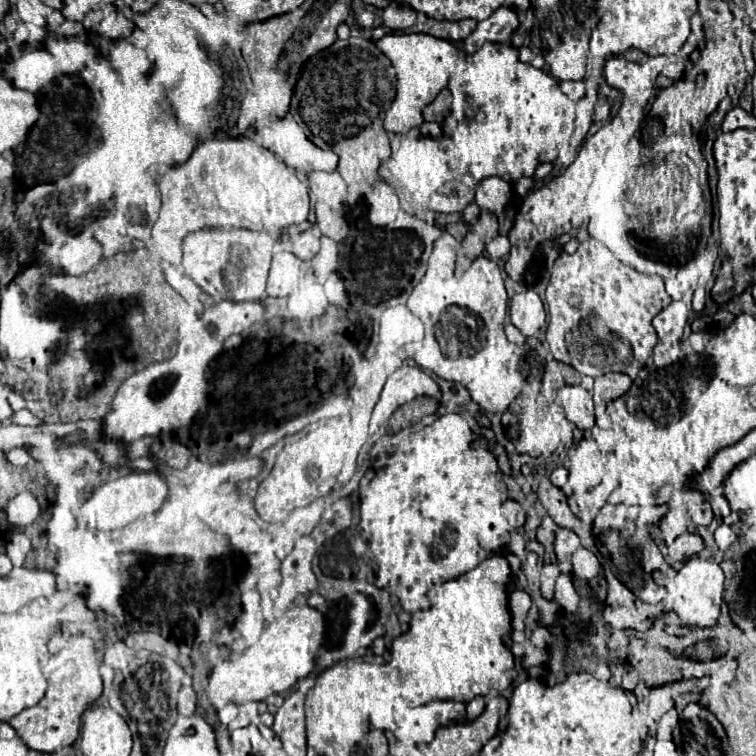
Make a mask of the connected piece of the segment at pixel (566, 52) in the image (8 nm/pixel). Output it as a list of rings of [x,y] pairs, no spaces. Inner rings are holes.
[[[565,38],[565,42],[545,58],[551,76],[563,80],[583,80],[587,72],[587,52],[577,38]]]

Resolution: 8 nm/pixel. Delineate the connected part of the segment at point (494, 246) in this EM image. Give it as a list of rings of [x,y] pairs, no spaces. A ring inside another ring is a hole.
[[[497,236],[497,238],[493,238],[493,240],[487,242],[485,250],[487,250],[489,258],[497,260],[497,258],[505,258],[509,254],[509,248],[511,248],[511,244],[509,244],[507,236]]]

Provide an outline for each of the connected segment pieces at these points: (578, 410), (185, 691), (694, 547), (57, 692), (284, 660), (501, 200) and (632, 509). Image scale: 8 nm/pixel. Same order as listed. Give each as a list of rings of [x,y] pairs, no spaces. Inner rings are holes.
[[[563,386],[555,394],[555,402],[563,408],[567,420],[575,424],[579,430],[589,430],[595,426],[595,410],[591,394],[579,386]]]
[[[183,684],[181,690],[179,690],[179,700],[177,700],[177,710],[179,714],[183,716],[191,716],[195,712],[195,706],[197,706],[197,694],[195,690],[191,688],[191,684]]]
[[[681,534],[669,546],[669,558],[673,562],[683,562],[683,560],[695,556],[699,550],[701,550],[701,538],[693,536],[693,534]]]
[[[69,636],[65,640],[67,640],[65,646],[59,652],[51,654],[47,664],[43,666],[43,676],[49,682],[49,688],[43,700],[37,706],[25,708],[23,712],[7,720],[7,724],[15,730],[15,734],[31,750],[39,754],[53,754],[65,746],[71,746],[79,736],[79,722],[81,722],[83,710],[91,700],[101,696],[101,690],[103,690],[103,682],[97,670],[95,654],[93,654],[93,642],[85,636]]]
[[[293,606],[279,618],[275,618],[261,634],[261,638],[245,648],[239,656],[223,660],[215,666],[209,678],[209,702],[215,708],[223,704],[263,702],[273,694],[281,694],[293,688],[301,678],[313,670],[313,658],[323,638],[323,616],[309,606]]]
[[[489,176],[477,184],[475,204],[485,212],[499,212],[511,196],[511,184],[499,176]]]
[[[605,504],[597,518],[595,518],[595,526],[591,526],[595,544],[599,548],[599,552],[605,552],[605,558],[611,566],[611,572],[615,576],[615,580],[619,580],[625,588],[629,588],[641,602],[649,602],[649,604],[657,604],[661,602],[665,590],[655,586],[655,582],[651,580],[651,572],[659,570],[665,562],[663,556],[659,554],[657,546],[651,542],[649,538],[649,526],[659,520],[659,516],[663,514],[663,504],[657,506],[625,506],[625,504]]]

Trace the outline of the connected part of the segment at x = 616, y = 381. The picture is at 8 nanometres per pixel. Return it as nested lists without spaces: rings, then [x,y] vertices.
[[[605,374],[597,376],[593,384],[593,400],[595,404],[609,404],[619,398],[631,386],[631,378],[625,374]]]

